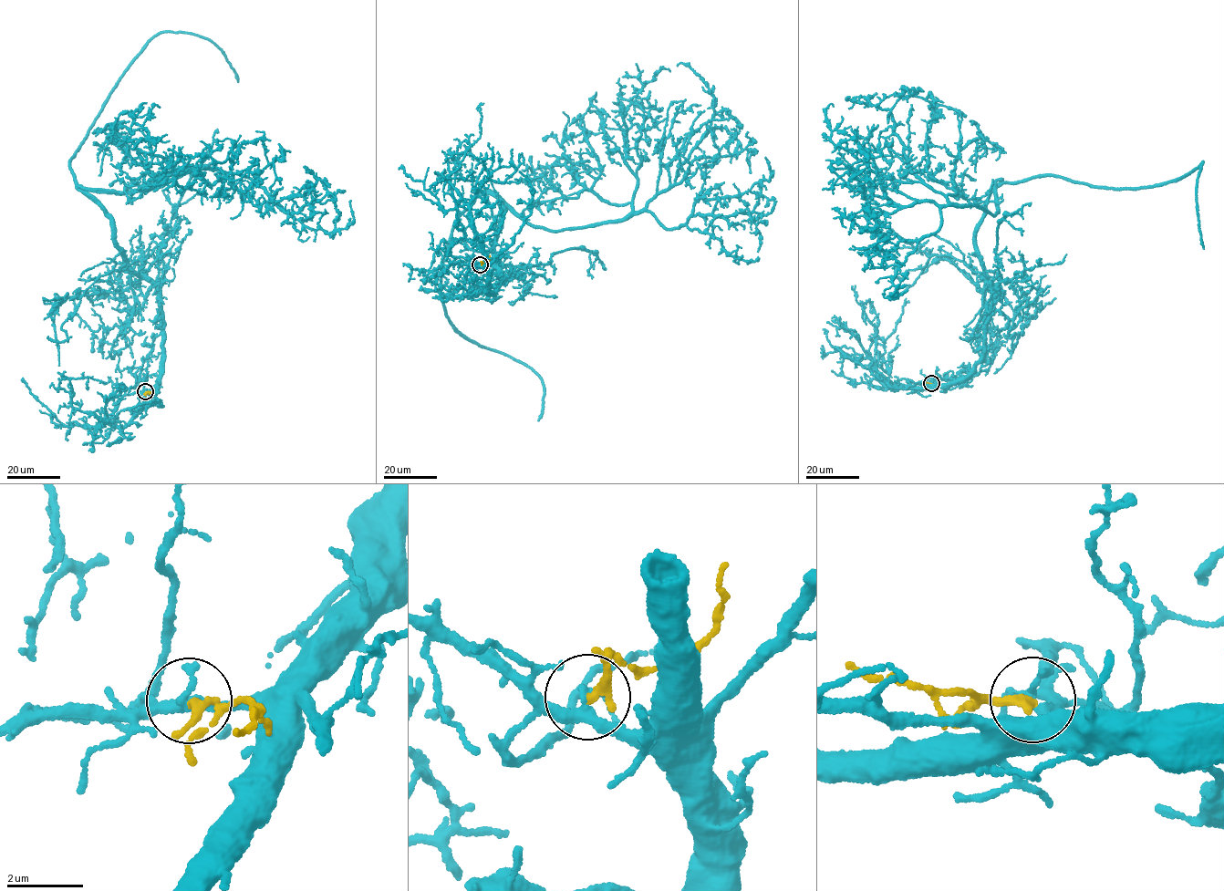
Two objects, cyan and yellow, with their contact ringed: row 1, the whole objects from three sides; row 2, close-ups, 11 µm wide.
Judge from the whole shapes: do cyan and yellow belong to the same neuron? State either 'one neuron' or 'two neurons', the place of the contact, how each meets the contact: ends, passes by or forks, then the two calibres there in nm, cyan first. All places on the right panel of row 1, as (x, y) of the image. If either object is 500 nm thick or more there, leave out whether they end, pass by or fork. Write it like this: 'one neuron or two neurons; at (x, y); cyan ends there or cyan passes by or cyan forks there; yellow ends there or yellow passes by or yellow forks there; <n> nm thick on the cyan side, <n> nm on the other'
one neuron; at (931, 383); cyan passes by; yellow ends there; 260 nm thick on the cyan side, 240 nm on the other

